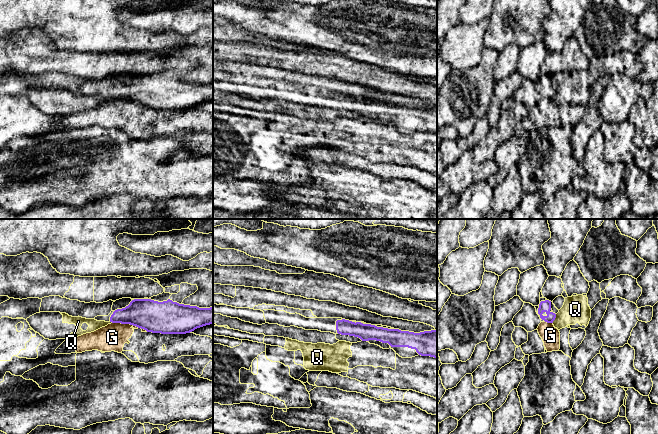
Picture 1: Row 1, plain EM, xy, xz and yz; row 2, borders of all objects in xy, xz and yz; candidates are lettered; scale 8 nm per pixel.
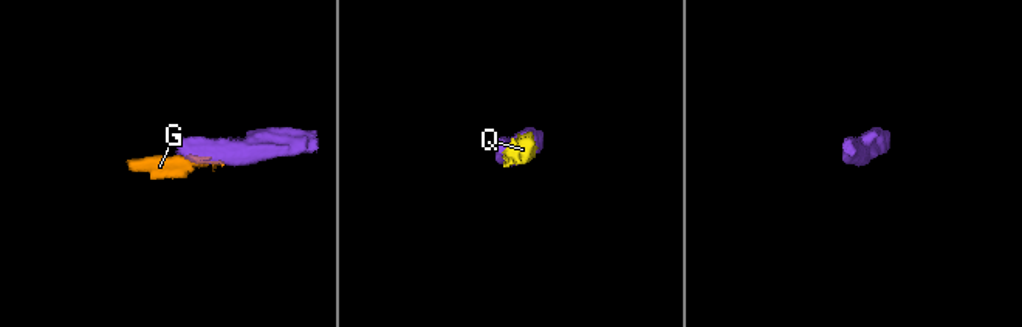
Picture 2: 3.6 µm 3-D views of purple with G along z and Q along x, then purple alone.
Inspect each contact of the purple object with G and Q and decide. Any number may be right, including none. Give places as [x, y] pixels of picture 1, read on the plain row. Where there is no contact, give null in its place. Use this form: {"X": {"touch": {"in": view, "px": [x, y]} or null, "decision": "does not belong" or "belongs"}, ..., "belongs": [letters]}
{"G": {"touch": {"in": "xy", "px": [125, 99]}, "decision": "does not belong"}, "Q": {"touch": {"in": "yz", "px": [555, 93]}, "decision": "does not belong"}, "belongs": []}

